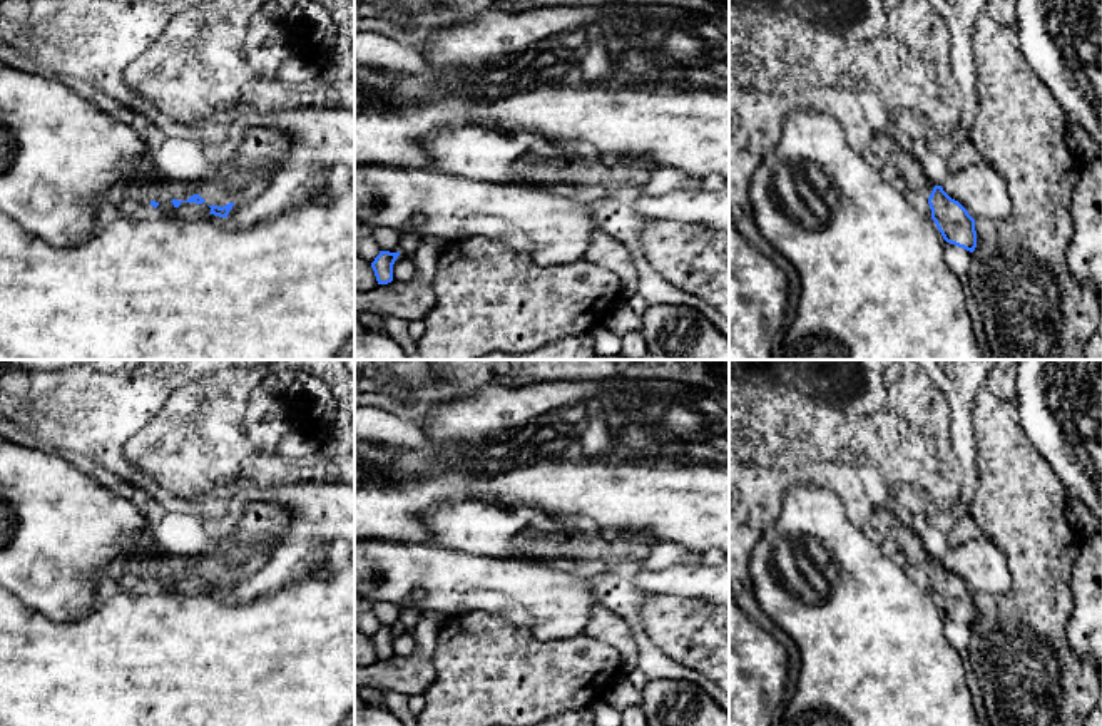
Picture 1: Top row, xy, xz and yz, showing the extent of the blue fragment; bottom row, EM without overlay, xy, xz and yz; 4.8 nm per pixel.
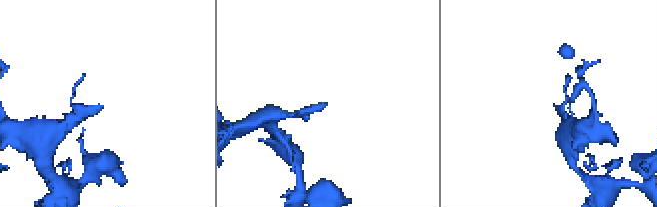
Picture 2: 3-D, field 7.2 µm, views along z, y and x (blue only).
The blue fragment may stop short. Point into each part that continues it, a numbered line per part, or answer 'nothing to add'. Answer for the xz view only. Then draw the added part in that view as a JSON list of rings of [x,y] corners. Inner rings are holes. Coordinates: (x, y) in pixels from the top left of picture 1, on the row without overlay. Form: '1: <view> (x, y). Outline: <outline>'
nothing to add

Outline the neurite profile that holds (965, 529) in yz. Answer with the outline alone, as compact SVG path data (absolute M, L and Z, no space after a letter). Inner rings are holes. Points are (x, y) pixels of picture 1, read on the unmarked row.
M967 514L953 529L946 534L946 542L950 547L958 547L967 540L990 540L977 525L975 519Z

